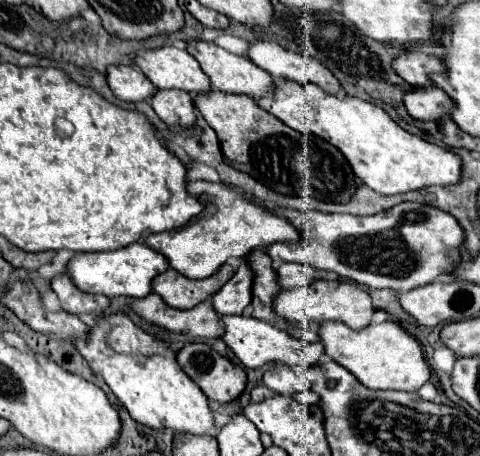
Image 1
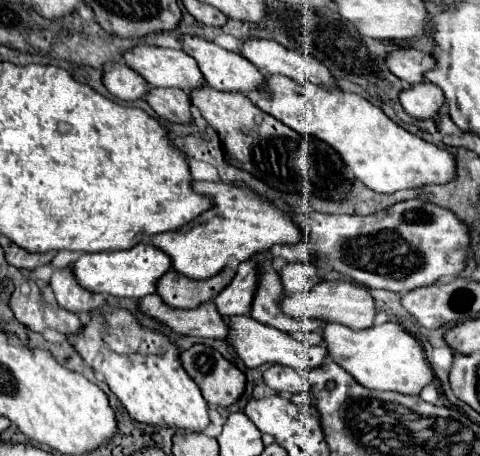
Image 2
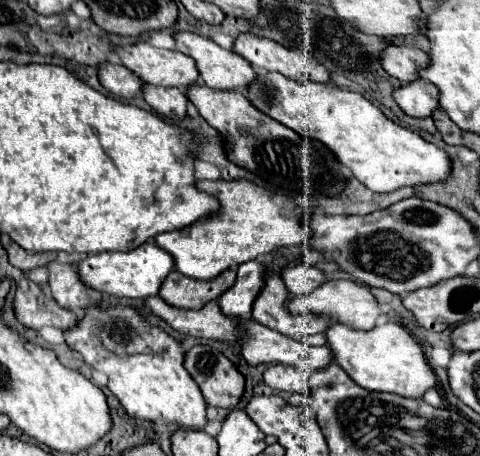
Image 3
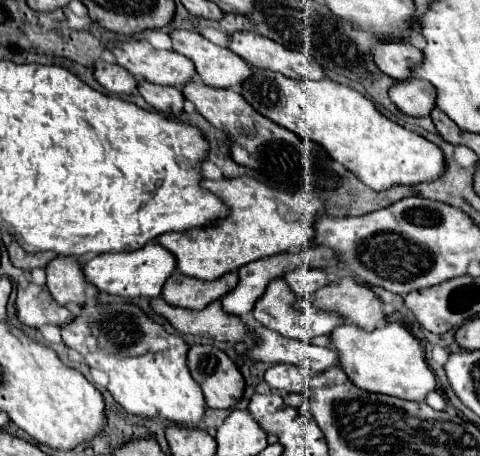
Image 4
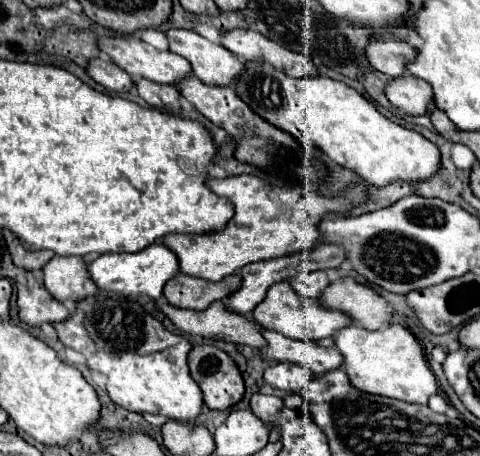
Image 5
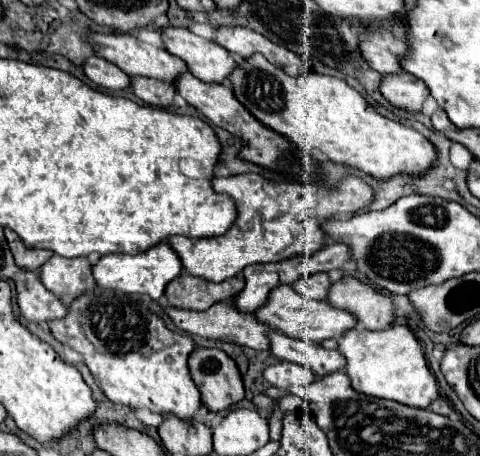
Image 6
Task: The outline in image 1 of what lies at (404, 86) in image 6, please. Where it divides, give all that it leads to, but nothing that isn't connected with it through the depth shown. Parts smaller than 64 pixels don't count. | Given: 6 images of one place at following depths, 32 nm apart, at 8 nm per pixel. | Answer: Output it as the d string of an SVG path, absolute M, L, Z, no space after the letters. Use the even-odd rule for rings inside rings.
M438 86L416 88L414 92L408 92L408 96L404 96L404 106L414 120L422 122L438 122L454 110L452 98L448 98Z

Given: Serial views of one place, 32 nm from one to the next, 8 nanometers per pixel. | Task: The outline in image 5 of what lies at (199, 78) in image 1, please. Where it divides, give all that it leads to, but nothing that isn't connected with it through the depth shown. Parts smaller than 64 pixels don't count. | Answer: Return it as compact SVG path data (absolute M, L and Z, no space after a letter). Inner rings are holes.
M128 36L128 38L100 38L98 44L100 44L102 52L106 52L120 68L130 72L130 76L134 80L148 78L158 84L180 86L180 82L192 74L192 64L188 64L188 60L184 60L184 56L174 54L170 50L156 50L154 46L150 46L142 40L136 40L132 36Z

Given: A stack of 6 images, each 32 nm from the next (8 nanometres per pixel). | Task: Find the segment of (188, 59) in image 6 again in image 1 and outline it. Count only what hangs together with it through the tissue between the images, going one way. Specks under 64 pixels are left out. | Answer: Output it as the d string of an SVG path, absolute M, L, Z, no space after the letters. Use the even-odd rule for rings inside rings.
M200 40L188 42L186 50L200 62L202 70L210 76L214 90L220 90L226 94L246 94L250 98L262 98L262 96L274 92L274 78L268 72L264 72L262 68L258 68L256 64L252 64L252 60L248 60L244 56L232 54L216 44L208 44L208 42L200 42Z

